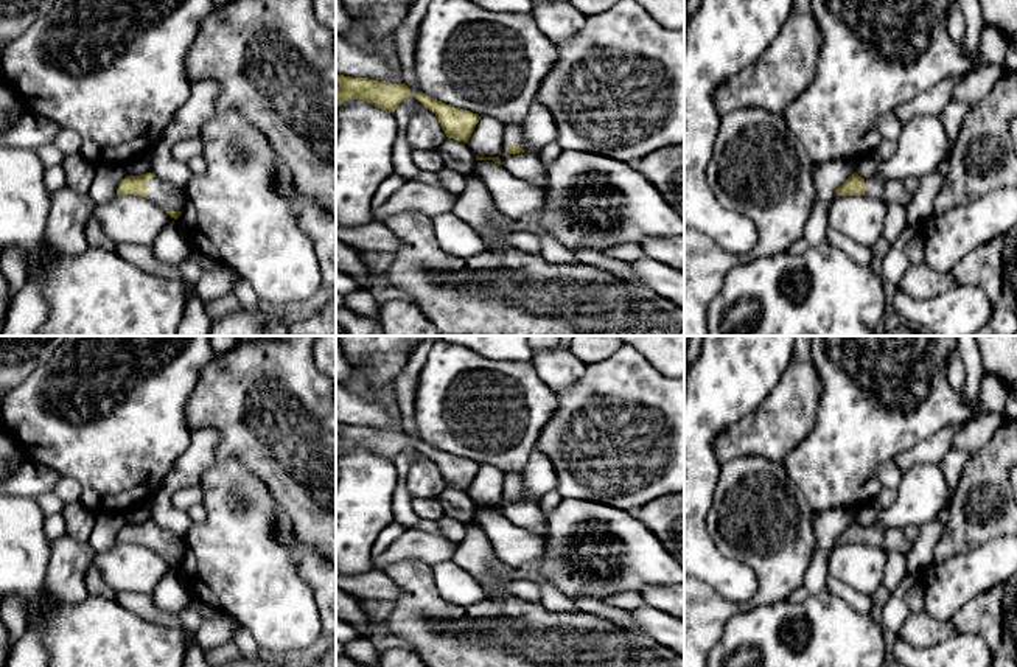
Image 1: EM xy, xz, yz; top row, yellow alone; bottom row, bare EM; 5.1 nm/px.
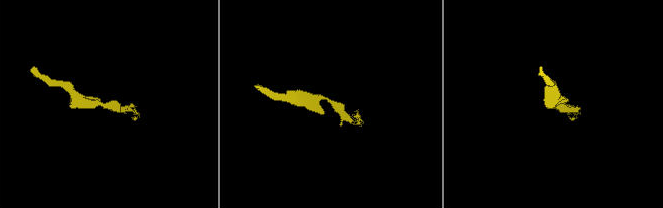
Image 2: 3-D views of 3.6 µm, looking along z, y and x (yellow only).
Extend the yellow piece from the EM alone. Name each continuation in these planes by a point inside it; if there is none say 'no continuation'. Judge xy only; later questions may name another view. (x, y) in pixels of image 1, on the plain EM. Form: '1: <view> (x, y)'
1: xy (162, 541)

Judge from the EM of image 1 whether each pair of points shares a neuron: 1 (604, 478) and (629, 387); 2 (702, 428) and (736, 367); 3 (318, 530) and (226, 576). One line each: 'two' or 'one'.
1: one
2: one
3: two

